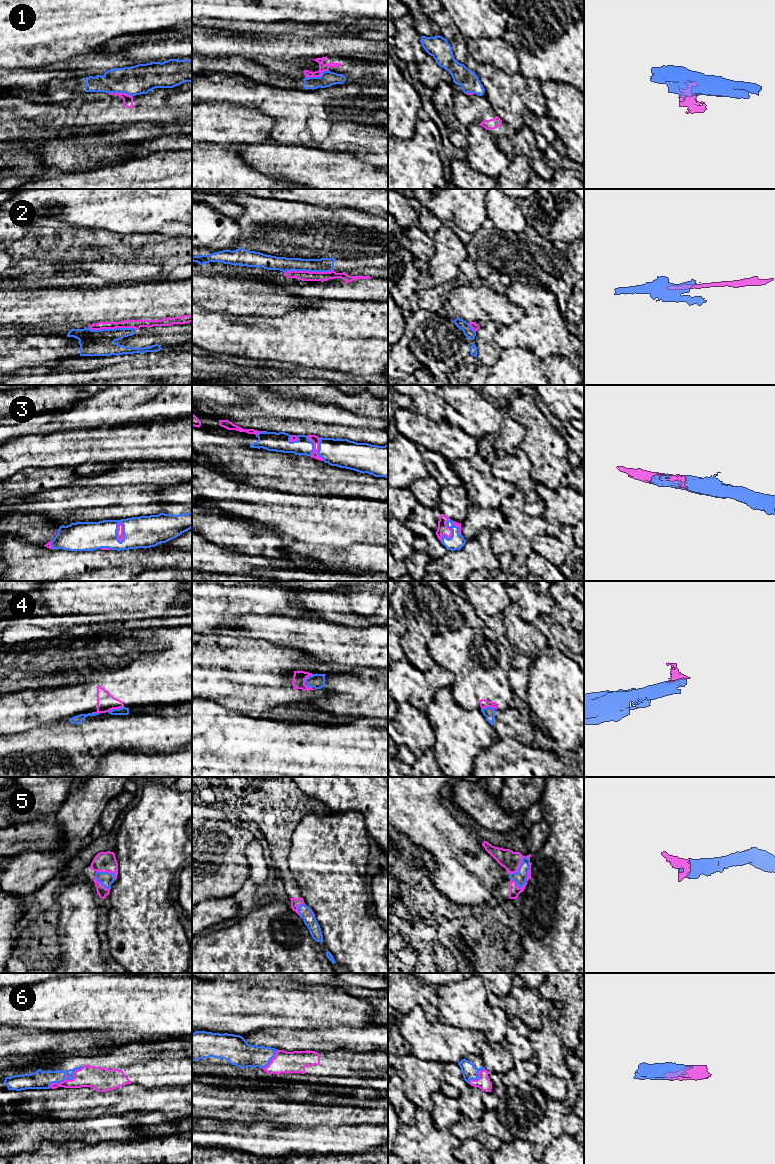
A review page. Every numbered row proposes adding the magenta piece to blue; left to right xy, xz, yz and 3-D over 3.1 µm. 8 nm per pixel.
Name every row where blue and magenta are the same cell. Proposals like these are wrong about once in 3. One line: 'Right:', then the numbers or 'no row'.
Right: 2, 3, 5, 6

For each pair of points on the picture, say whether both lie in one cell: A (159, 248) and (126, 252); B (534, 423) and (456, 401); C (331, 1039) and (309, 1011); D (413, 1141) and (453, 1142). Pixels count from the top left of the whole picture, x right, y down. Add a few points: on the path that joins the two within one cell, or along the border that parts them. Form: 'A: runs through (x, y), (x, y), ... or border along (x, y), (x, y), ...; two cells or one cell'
A: runs through (151, 248), (134, 250); one cell
B: border along (503, 411), (507, 416), (517, 421), (524, 429); two cells
C: border along (336, 1027), (328, 1029), (299, 1029); two cells
D: runs through (423, 1143), (443, 1143); one cell

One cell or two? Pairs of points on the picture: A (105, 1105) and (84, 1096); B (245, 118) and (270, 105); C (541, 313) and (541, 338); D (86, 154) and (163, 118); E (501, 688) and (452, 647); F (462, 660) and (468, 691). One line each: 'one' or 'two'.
A: two
B: two
C: one
D: two
E: one
F: one

